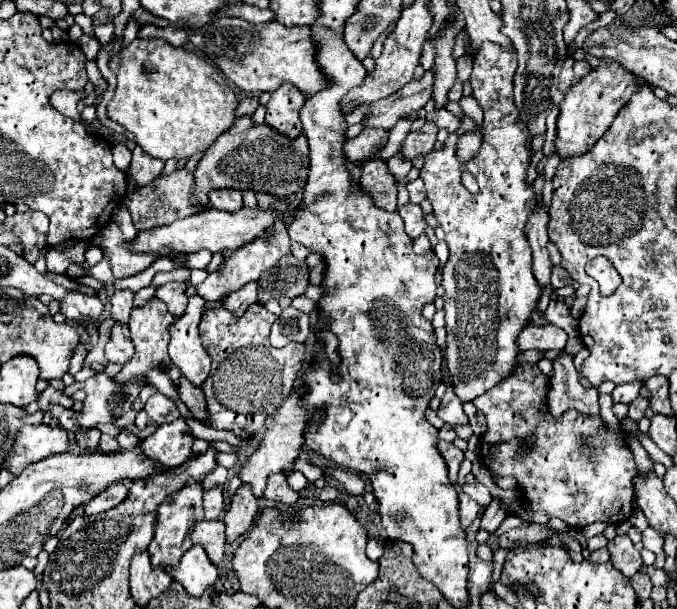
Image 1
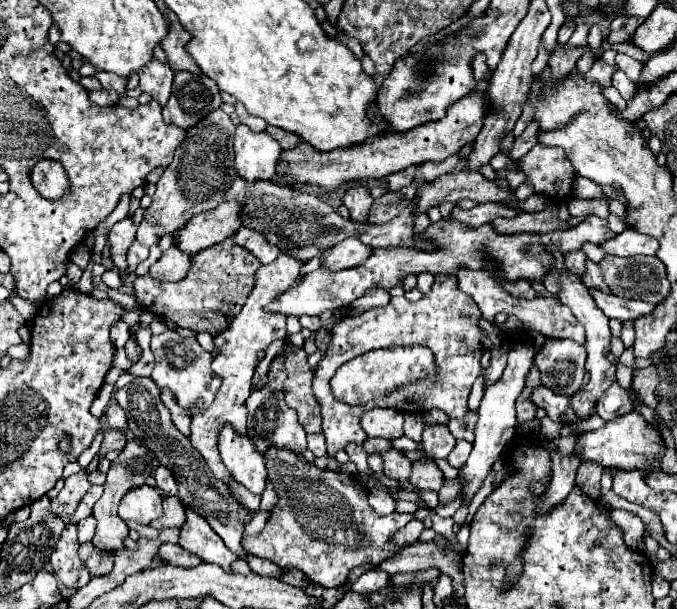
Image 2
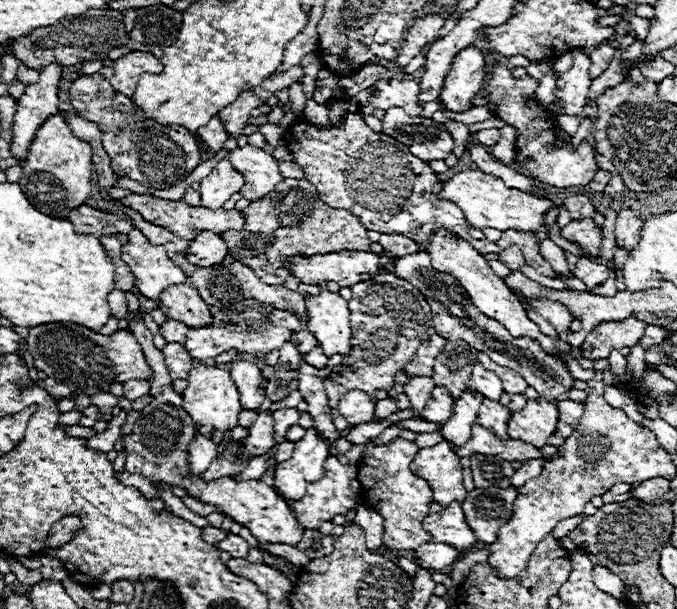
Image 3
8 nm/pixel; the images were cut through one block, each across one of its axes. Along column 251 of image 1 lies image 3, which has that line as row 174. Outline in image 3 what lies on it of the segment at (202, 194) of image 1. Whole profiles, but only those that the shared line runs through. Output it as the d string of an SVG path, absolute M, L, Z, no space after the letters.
M102 68L96 74L76 78L70 88L70 104L82 118L98 124L104 150L112 160L112 170L118 176L128 176L130 180L156 190L166 190L186 180L200 164L200 150L192 132L182 126L158 126L152 120L146 122L146 128L134 130L134 122L142 118L142 112L128 96L118 94L110 86L110 78L112 68Z

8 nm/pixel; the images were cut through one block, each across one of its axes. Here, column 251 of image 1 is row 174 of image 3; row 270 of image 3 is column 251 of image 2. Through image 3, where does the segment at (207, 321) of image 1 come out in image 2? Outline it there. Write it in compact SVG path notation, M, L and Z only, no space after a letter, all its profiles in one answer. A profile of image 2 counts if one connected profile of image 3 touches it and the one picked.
M270 448L264 456L268 480L274 484L280 504L256 538L244 538L242 546L248 554L270 560L280 568L304 572L312 582L324 588L344 586L348 572L364 562L382 564L400 548L392 542L396 530L406 526L414 514L392 512L378 516L368 504L366 488L346 472L320 470L304 460L302 454Z

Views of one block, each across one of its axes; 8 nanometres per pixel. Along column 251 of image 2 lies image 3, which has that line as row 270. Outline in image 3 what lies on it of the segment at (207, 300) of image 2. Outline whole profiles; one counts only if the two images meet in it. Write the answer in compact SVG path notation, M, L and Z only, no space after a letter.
M284 178L272 194L250 202L244 218L246 224L240 232L230 230L220 236L236 260L252 268L264 284L272 286L282 286L290 276L288 268L284 268L284 258L288 256L318 256L324 252L342 252L344 248L368 248L368 230L364 224L352 212L324 204L308 180Z

